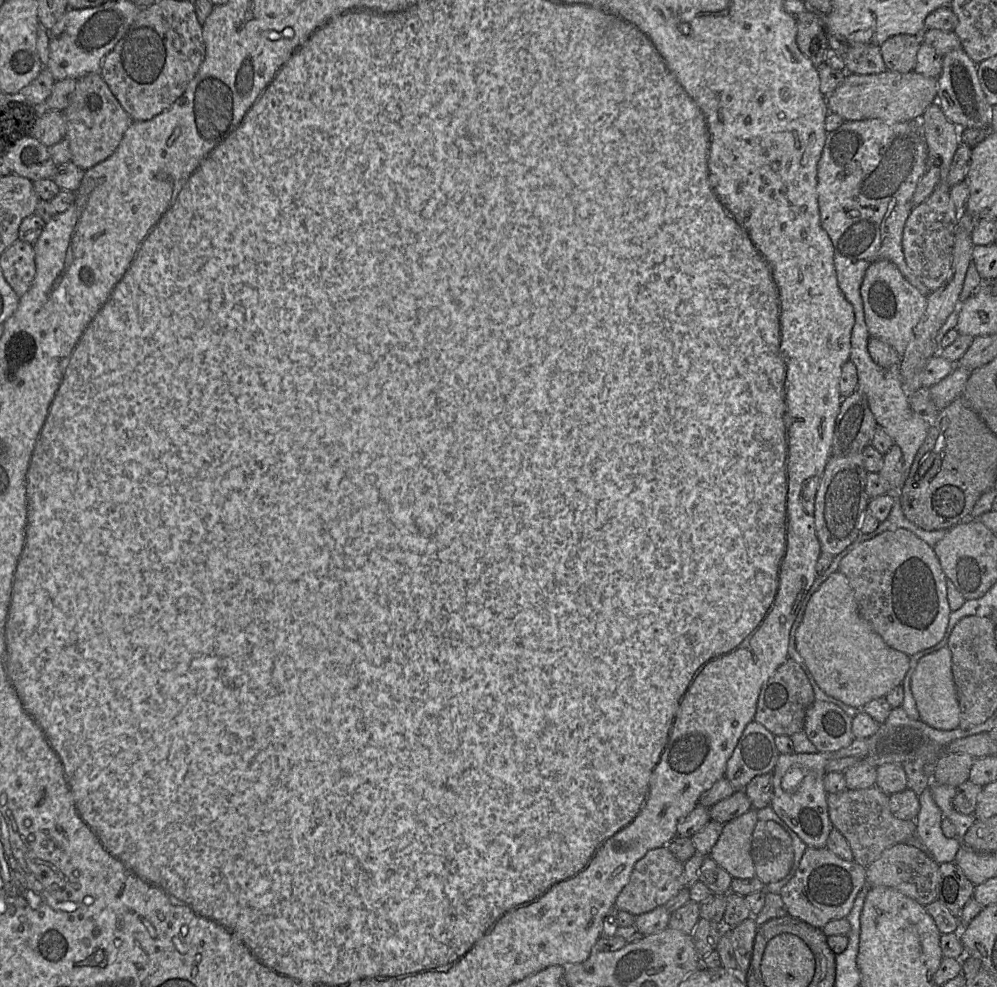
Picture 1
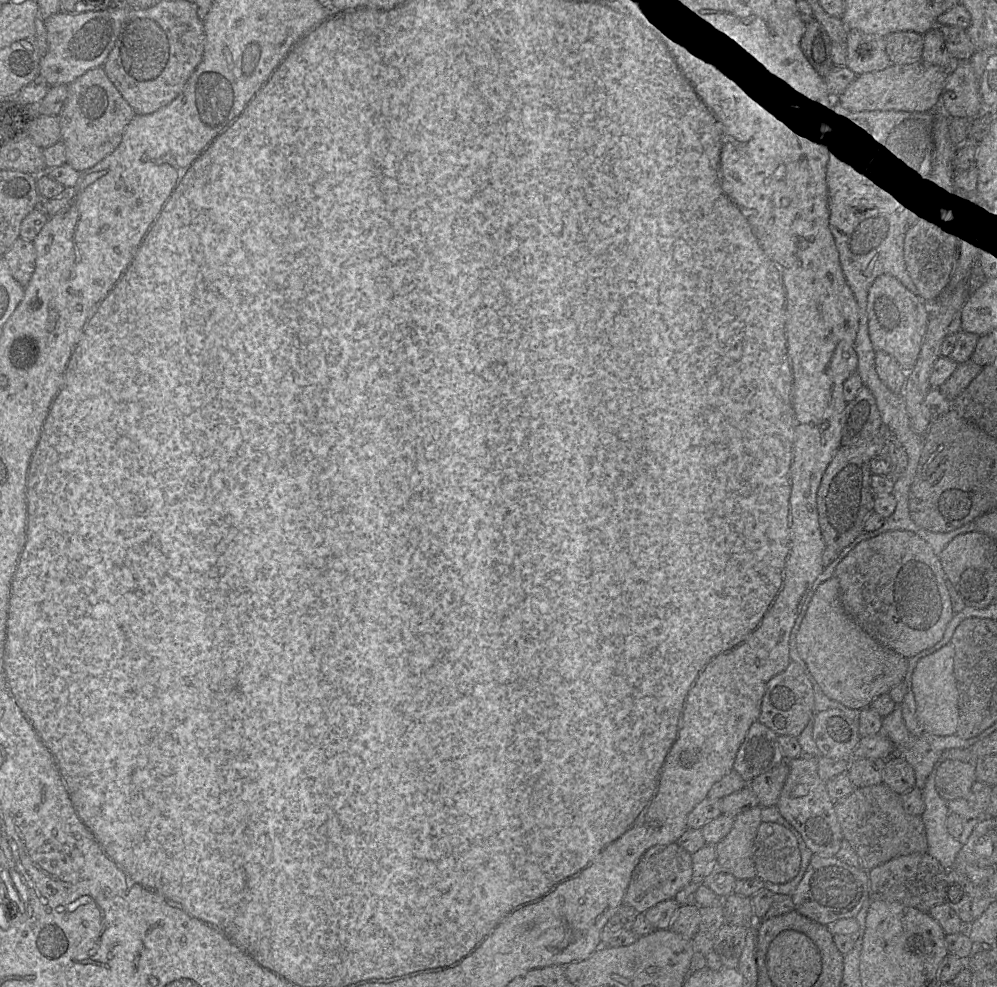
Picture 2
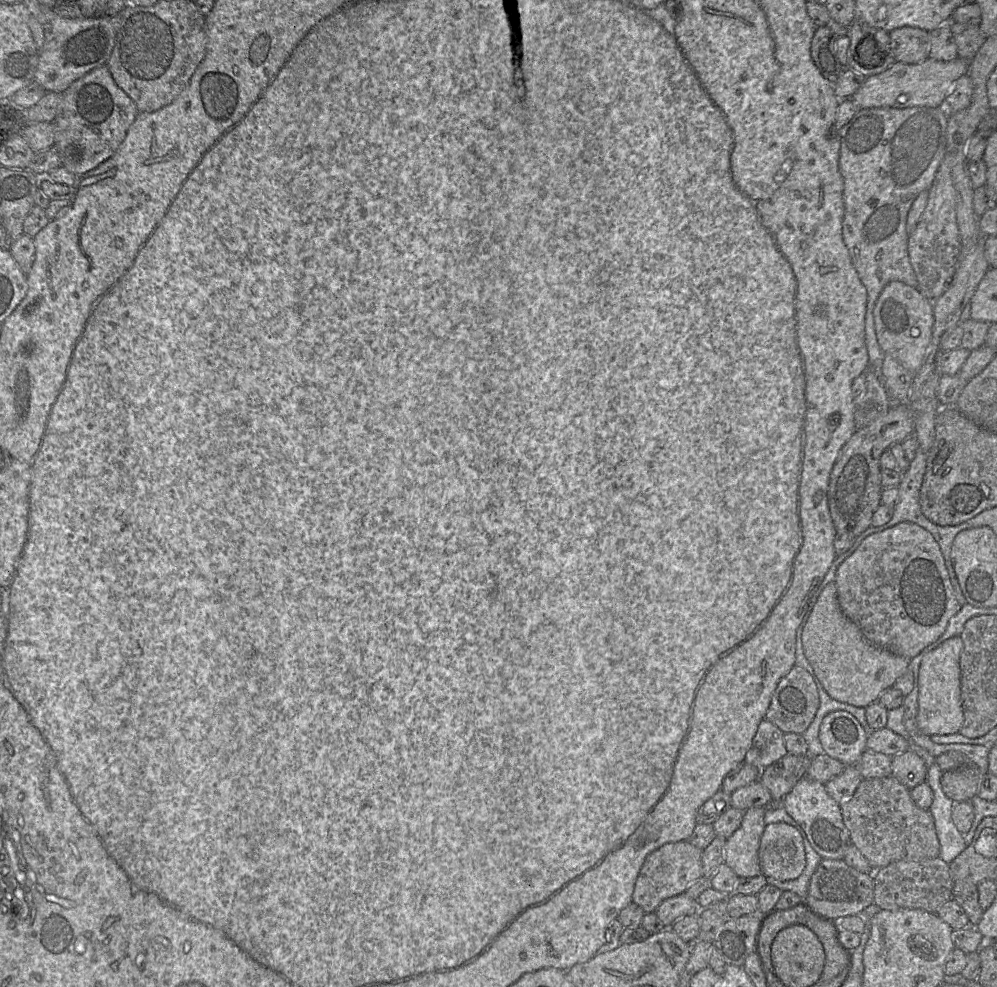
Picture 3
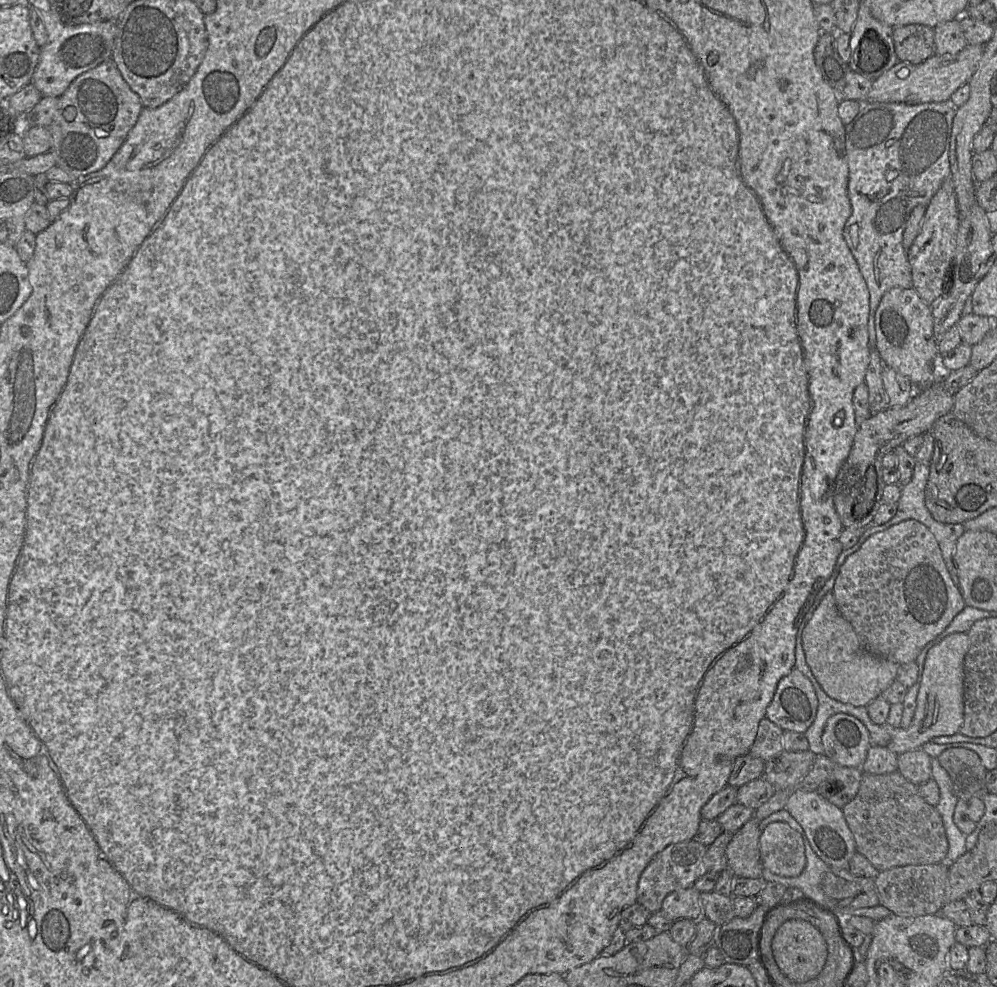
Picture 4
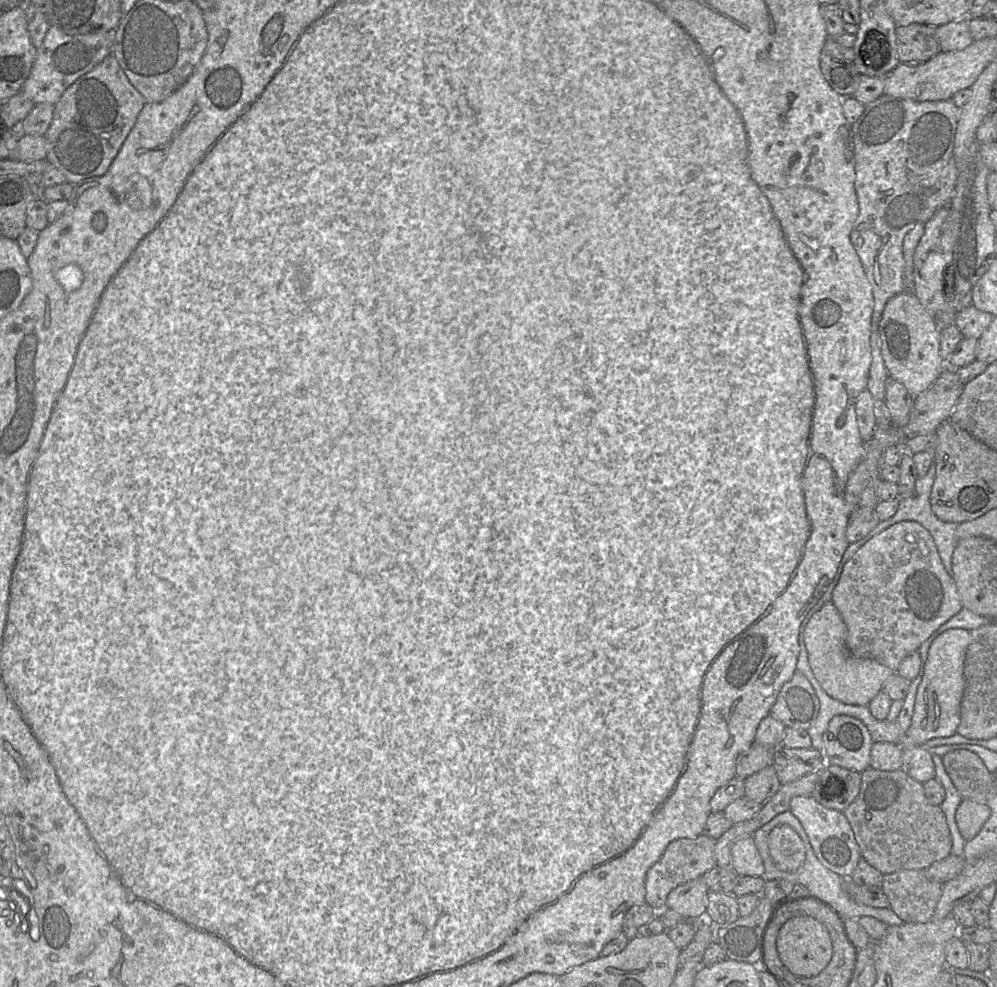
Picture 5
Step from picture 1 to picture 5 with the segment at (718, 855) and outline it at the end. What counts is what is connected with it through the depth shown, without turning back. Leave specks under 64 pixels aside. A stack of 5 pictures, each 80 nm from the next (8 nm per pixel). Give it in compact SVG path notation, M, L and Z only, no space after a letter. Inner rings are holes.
M753 837L737 841L731 849L732 869L738 876L763 877L764 864Z

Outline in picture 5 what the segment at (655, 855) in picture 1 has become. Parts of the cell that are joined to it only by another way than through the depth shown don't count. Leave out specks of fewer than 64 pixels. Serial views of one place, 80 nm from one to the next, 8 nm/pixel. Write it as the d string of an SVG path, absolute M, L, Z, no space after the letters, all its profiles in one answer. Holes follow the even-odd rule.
M704 833L696 838L681 838L672 841L661 858L646 873L645 902L655 910L665 909L667 896L674 888L701 877L716 865L715 844L716 840Z

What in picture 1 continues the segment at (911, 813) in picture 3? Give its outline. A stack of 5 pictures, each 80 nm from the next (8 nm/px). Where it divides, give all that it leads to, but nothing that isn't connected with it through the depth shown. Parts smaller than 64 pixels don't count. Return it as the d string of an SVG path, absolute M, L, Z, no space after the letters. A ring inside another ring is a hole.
M876 786L846 789L827 795L831 823L848 841L853 860L863 867L870 865L883 851L896 844L919 842L916 821L896 818L890 810L889 800L890 796Z

